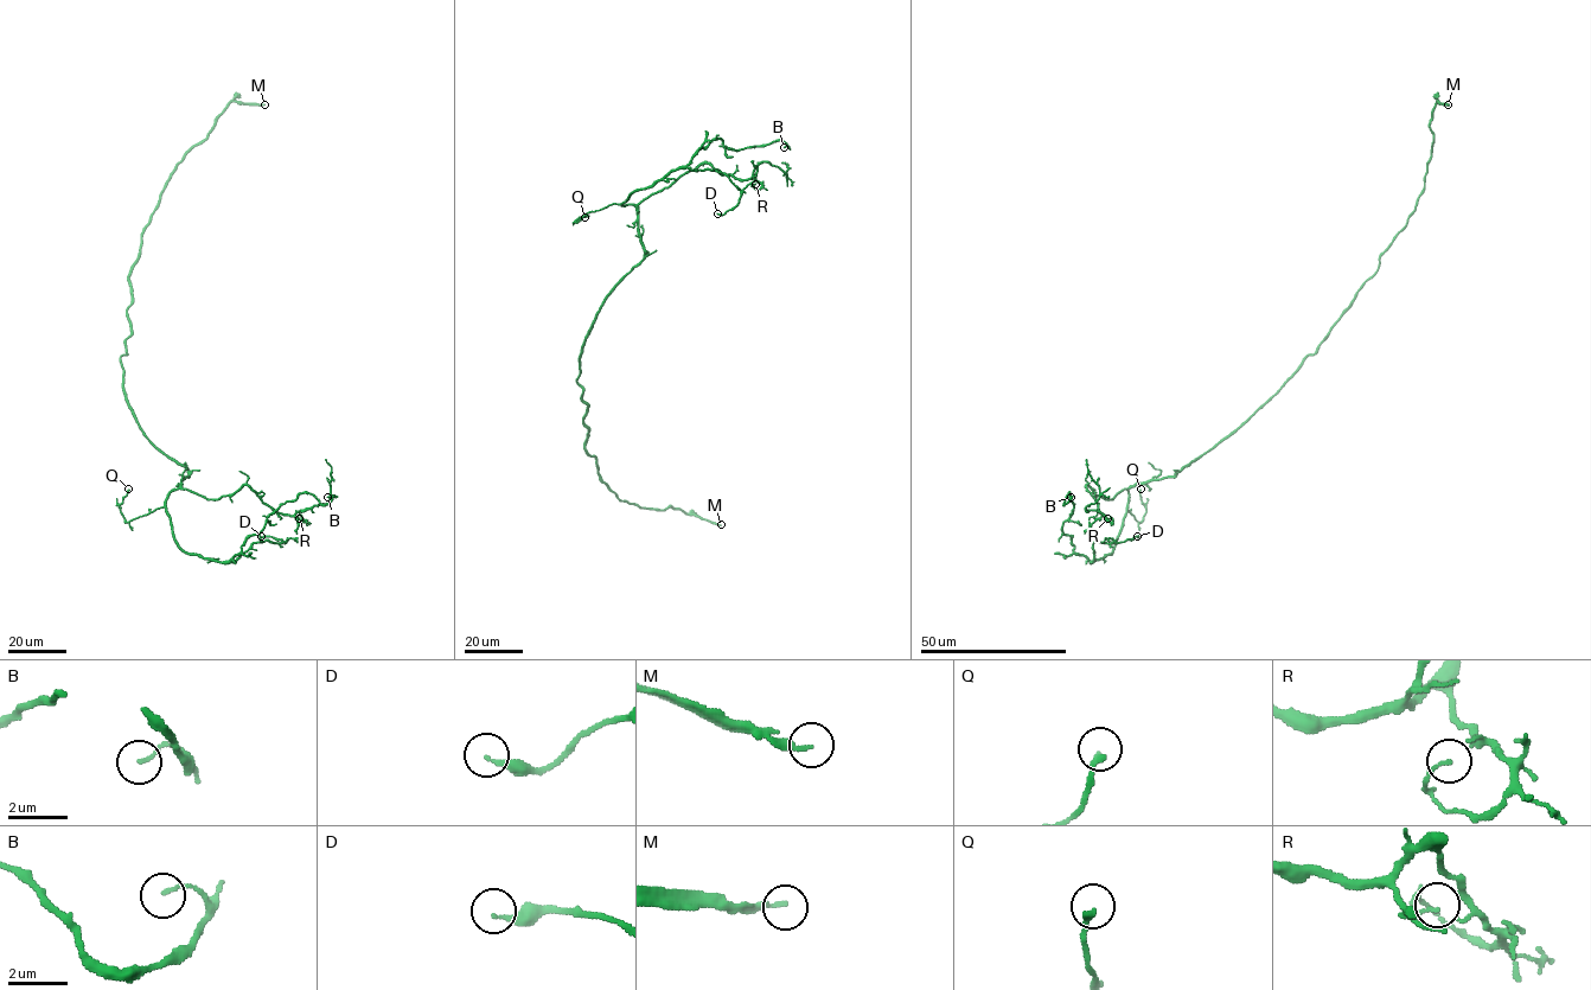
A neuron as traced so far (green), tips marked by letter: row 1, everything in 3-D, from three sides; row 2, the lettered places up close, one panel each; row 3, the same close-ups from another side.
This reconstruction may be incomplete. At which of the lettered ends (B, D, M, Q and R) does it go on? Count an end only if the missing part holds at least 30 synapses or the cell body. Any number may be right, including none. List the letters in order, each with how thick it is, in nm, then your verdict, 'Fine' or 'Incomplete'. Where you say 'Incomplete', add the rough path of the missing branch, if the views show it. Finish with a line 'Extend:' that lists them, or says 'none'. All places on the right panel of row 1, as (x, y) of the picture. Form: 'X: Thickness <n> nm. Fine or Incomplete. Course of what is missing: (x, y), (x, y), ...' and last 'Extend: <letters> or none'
B: Thickness 100 nm. Fine
D: Thickness 190 nm. Fine
M: Thickness 190 nm. Incomplete. Course of what is missing: (1448, 104), (1465, 89), (1478, 95), (1480, 151), (1499, 184), (1508, 240), (1469, 221), (1478, 165), (1454, 106)
Q: Thickness 200 nm. Fine
R: Thickness 120 nm. Fine
Extend: M

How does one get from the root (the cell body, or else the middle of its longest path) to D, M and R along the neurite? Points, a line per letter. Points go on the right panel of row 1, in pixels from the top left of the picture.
D: (1250, 417), (1175, 476), (1133, 485), (1113, 550), (1091, 562), (1097, 541), (1123, 542), (1137, 536)
M: (1250, 417), (1315, 352), (1377, 270), (1424, 187), (1432, 110), (1438, 101), (1448, 104)
R: (1250, 417), (1175, 476), (1135, 483), (1112, 499), (1097, 496), (1087, 485), (1098, 510), (1107, 518)

